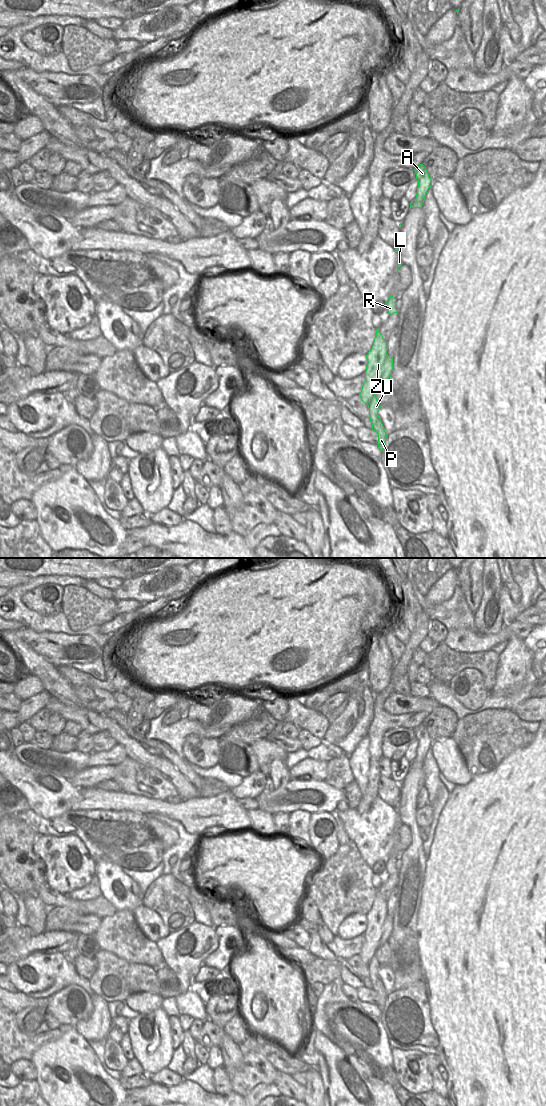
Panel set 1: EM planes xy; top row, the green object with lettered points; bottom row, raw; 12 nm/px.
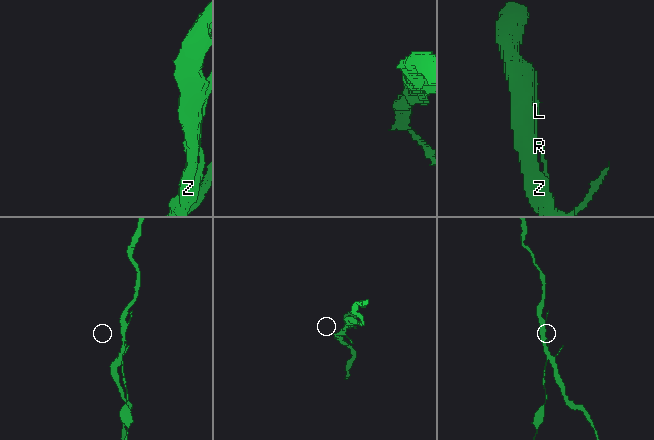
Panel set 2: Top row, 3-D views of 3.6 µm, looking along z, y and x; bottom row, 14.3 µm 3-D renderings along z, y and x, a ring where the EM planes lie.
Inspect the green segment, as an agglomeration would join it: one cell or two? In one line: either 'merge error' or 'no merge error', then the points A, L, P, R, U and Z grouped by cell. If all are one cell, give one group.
merge error; A L R Z / P U

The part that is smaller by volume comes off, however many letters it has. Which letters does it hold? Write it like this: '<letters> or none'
P, U

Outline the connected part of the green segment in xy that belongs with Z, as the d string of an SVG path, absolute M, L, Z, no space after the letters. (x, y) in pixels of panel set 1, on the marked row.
M376 329L376 336L371 350L366 355L368 361L365 371L365 381L362 385L362 390L359 394L361 400L369 405L371 394L375 395L373 392L375 388L374 377L377 377L378 384L384 374L384 364L388 351L388 342L383 338L378 329Z

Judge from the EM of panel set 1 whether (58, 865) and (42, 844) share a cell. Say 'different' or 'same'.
same

